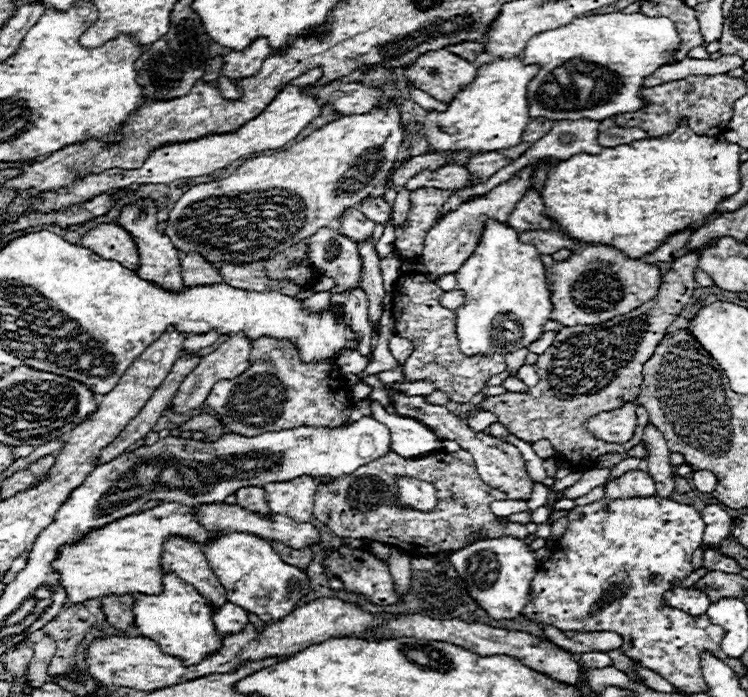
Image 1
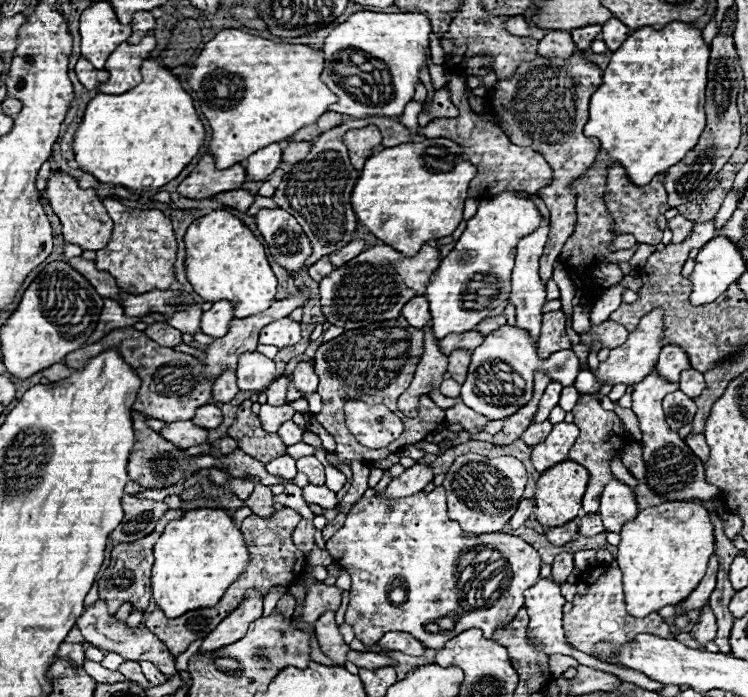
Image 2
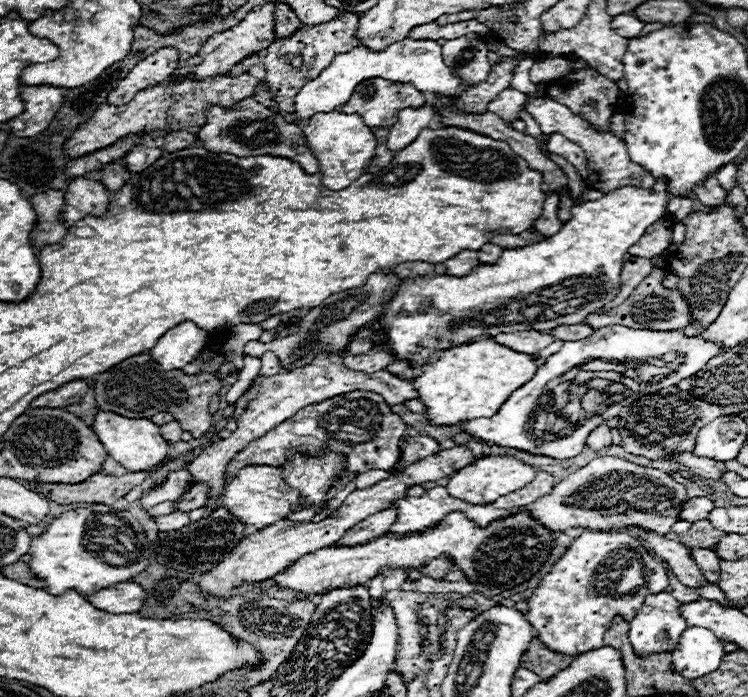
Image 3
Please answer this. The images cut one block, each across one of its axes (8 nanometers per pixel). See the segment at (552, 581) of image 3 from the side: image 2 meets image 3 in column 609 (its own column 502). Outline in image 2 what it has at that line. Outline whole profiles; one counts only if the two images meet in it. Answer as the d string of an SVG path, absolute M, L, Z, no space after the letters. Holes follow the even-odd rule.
M438 486L434 492L424 494L412 494L406 498L360 498L350 514L346 516L344 528L334 534L326 542L326 550L334 558L336 564L340 564L350 576L352 576L352 588L350 588L350 604L346 610L346 624L354 628L356 638L364 646L378 644L378 638L386 634L386 630L402 630L408 634L414 634L426 648L442 650L442 646L462 634L462 630L480 628L486 638L492 638L494 630L500 630L500 626L506 626L506 622L512 622L518 610L524 606L524 590L534 586L540 578L540 556L538 552L526 544L518 536L510 536L504 532L493 532L476 536L460 530L460 526L446 516L446 492L442 486ZM478 556L494 556L492 562L478 562ZM490 580L502 580L500 582L500 596L494 602L482 600L482 590ZM400 582L402 588L408 594L406 604L394 606L388 598L394 584ZM438 618L452 618L454 628L442 630L440 634L426 632L426 624L434 622Z

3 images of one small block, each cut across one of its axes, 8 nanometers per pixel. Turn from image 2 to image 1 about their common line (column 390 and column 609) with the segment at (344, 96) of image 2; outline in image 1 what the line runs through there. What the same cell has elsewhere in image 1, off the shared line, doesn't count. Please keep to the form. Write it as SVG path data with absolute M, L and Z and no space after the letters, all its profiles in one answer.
M596 14L574 18L570 24L536 34L524 48L524 64L538 64L540 70L528 82L528 106L530 118L548 118L548 120L566 120L566 118L596 118L604 120L622 112L634 112L642 108L644 102L638 98L638 90L642 88L642 80L658 70L660 66L672 60L676 48L680 44L680 36L676 26L668 18L652 18L646 14Z

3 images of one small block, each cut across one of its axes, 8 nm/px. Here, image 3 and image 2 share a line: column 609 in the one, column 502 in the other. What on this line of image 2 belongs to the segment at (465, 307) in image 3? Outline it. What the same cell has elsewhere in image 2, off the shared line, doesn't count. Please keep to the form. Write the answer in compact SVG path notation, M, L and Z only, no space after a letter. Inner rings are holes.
M502 192L480 202L476 216L468 220L468 228L456 242L454 250L440 262L438 270L430 278L430 284L426 286L436 338L444 338L452 332L460 334L474 330L474 326L480 324L492 308L508 300L516 244L526 234L534 232L538 224L540 212L536 204L516 196L514 192ZM470 284L480 284L480 288L470 290Z

